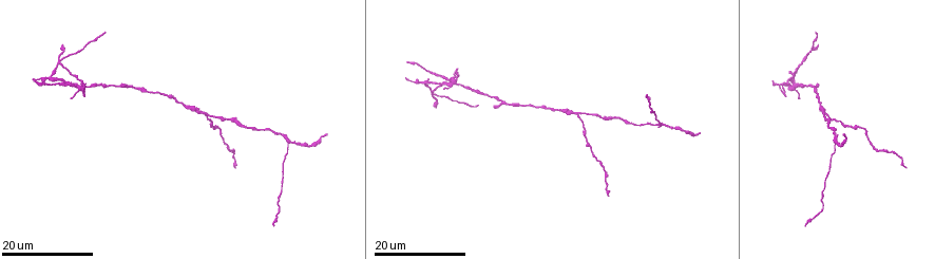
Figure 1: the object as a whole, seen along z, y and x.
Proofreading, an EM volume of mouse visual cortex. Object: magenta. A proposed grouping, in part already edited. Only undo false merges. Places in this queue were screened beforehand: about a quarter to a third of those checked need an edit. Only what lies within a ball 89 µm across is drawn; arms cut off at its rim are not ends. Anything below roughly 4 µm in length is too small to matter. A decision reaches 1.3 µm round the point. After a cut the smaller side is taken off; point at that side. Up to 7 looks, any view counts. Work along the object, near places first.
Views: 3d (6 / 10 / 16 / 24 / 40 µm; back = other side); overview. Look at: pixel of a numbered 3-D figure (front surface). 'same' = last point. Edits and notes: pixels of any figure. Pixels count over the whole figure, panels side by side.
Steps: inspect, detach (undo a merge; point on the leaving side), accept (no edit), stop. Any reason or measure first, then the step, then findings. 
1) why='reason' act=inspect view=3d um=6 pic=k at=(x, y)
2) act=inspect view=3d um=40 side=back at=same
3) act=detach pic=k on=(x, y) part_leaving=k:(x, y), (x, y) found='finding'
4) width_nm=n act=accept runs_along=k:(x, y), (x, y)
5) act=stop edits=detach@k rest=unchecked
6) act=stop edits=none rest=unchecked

why='sudden change in width' act=inspect view=3d um=16 pic=1 at=(483, 94)

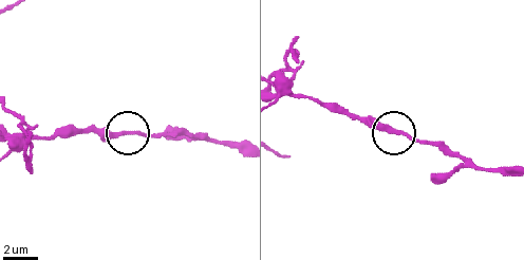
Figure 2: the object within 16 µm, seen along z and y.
why='zoom in' act=inspect view=3d um=10 pic=2 at=(126, 132)

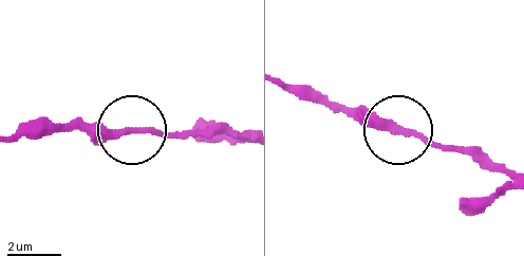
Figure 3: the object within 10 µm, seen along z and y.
act=accept runs_along=3:(246, 140), (71, 129) found='continuous, no second neuron'

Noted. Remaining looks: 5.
why='looks like a crossing' act=inspect view=3d um=16 pic=1 at=(78, 86)

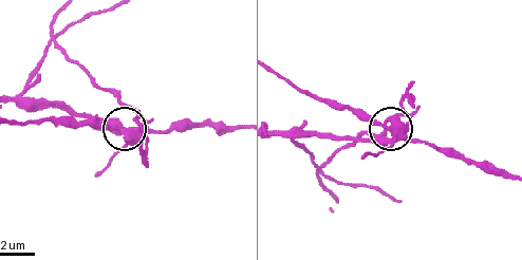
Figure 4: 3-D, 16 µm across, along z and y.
why='closer look' act=inspect view=3d um=6 pic=4 at=(392, 130)

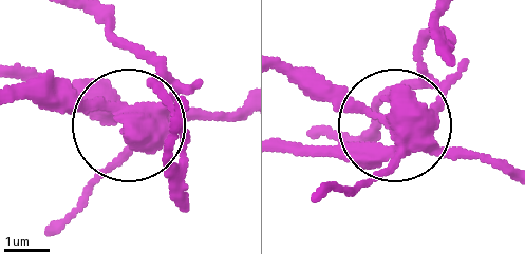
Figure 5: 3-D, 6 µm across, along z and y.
arms=5 act=detach pic=5 on=(357, 160) found='two neurons meet here'

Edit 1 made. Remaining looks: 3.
why='small branch off a trunk' act=inspect view=3d um=16 pic=1 at=(206, 113)

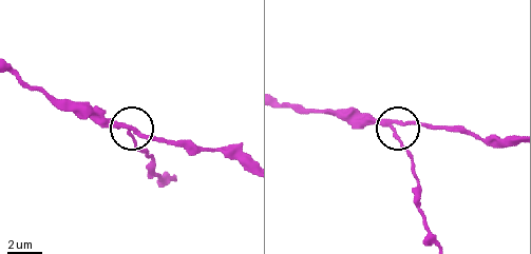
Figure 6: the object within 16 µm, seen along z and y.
act=inspect view=3d um=10 pic=6 at=(398, 124)

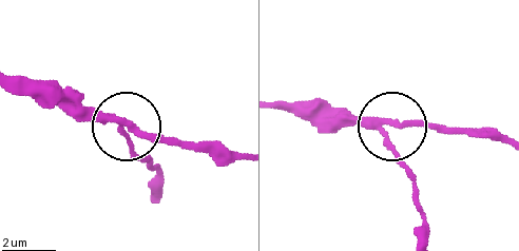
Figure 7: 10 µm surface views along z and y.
act=detach pic=7 on=(390, 146) part_leaving=7:(370, 126), (411, 178), (423, 239) found='two neurons meet here'

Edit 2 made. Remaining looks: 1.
act=stop edits=detach@5,detach@7 rest=unchecked

